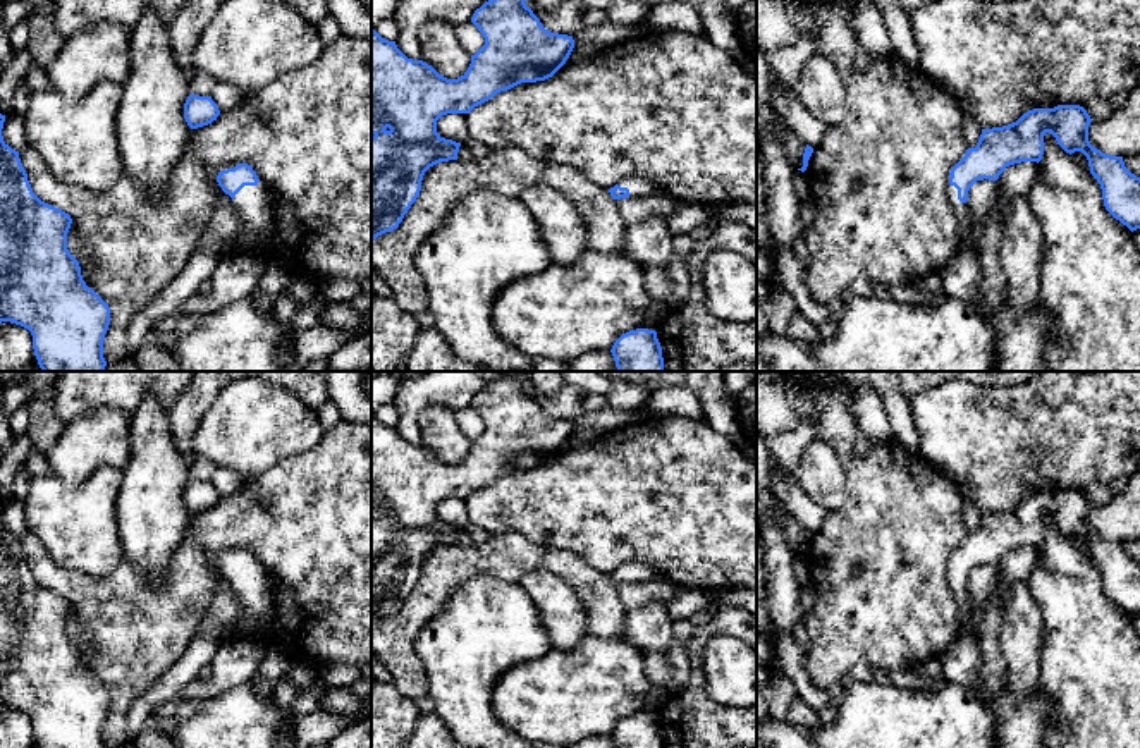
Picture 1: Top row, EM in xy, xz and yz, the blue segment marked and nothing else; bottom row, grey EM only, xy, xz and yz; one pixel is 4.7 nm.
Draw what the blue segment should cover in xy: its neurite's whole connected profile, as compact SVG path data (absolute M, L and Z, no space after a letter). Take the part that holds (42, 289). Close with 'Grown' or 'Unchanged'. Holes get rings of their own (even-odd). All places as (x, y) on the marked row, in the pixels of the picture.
M0 113L0 323L12 322L31 332L43 371L105 371L110 308L86 285L79 261L67 249L70 215L33 193L19 151L3 141L3 122Z. Unchanged

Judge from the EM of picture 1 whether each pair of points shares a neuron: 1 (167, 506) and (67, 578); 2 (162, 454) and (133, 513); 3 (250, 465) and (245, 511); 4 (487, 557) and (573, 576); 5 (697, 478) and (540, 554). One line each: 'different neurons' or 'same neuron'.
1: different neurons
2: same neuron
3: different neurons
4: same neuron
5: different neurons

